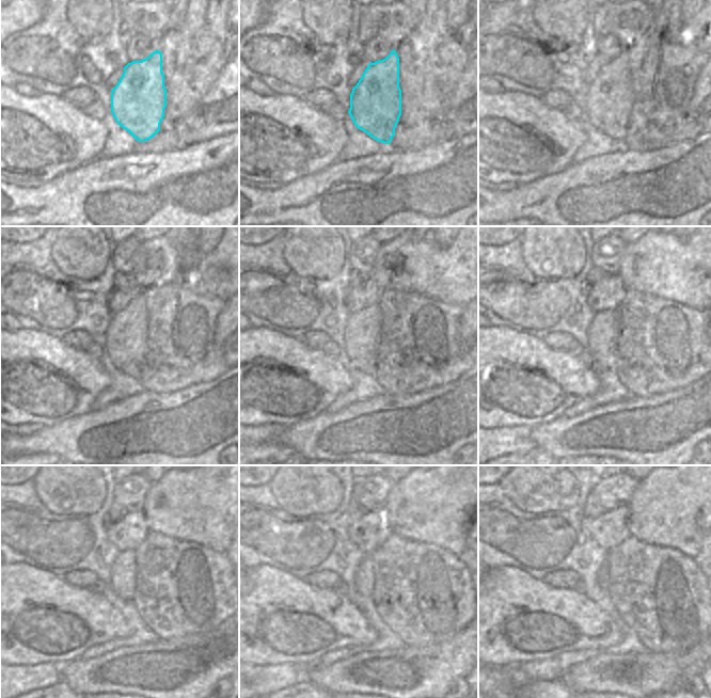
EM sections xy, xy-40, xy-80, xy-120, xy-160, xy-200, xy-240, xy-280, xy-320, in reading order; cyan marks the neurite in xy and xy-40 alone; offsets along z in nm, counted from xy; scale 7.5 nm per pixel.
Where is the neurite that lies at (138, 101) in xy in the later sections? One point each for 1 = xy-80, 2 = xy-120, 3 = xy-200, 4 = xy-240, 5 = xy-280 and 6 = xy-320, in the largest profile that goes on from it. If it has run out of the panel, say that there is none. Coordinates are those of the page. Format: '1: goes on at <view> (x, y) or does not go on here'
1: goes on at xy-80 (610, 97)
2: goes on at xy-120 (126, 346)
3: goes on at xy-200 (602, 334)
4: goes on at xy-240 (124, 572)
5: goes on at xy-280 (364, 578)
6: goes on at xy-320 (603, 574)

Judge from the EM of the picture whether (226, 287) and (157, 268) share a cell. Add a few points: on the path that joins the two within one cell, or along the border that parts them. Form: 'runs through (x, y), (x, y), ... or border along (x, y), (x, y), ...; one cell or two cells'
runs through (209, 279), (192, 279), (174, 272); one cell

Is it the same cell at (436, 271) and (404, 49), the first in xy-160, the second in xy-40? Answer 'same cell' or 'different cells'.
different cells

